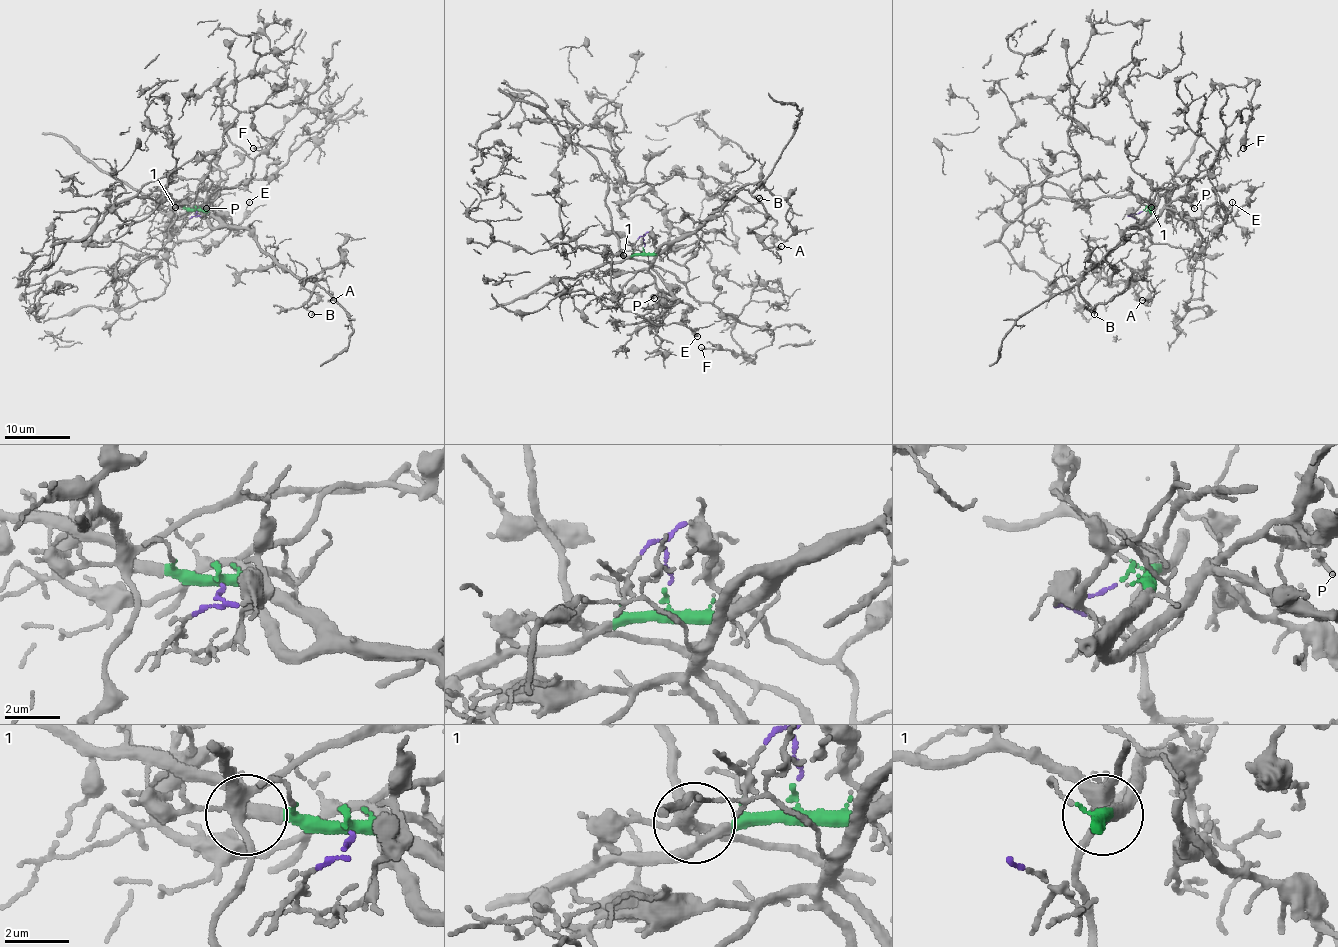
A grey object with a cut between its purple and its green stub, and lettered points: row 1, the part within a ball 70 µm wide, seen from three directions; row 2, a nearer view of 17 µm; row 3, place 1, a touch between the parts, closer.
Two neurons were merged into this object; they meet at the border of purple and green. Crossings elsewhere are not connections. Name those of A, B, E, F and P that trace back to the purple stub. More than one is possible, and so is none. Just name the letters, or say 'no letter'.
E, F

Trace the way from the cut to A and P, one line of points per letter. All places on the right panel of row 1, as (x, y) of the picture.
A: (1143, 210), (1149, 211), (1079, 284), (1079, 293), (1095, 307), (1131, 279), (1149, 282), (1154, 293), (1141, 300)
P: (1143, 210), (1149, 210), (1149, 215), (1140, 226), (1149, 223), (1167, 205), (1184, 197), (1194, 208)

